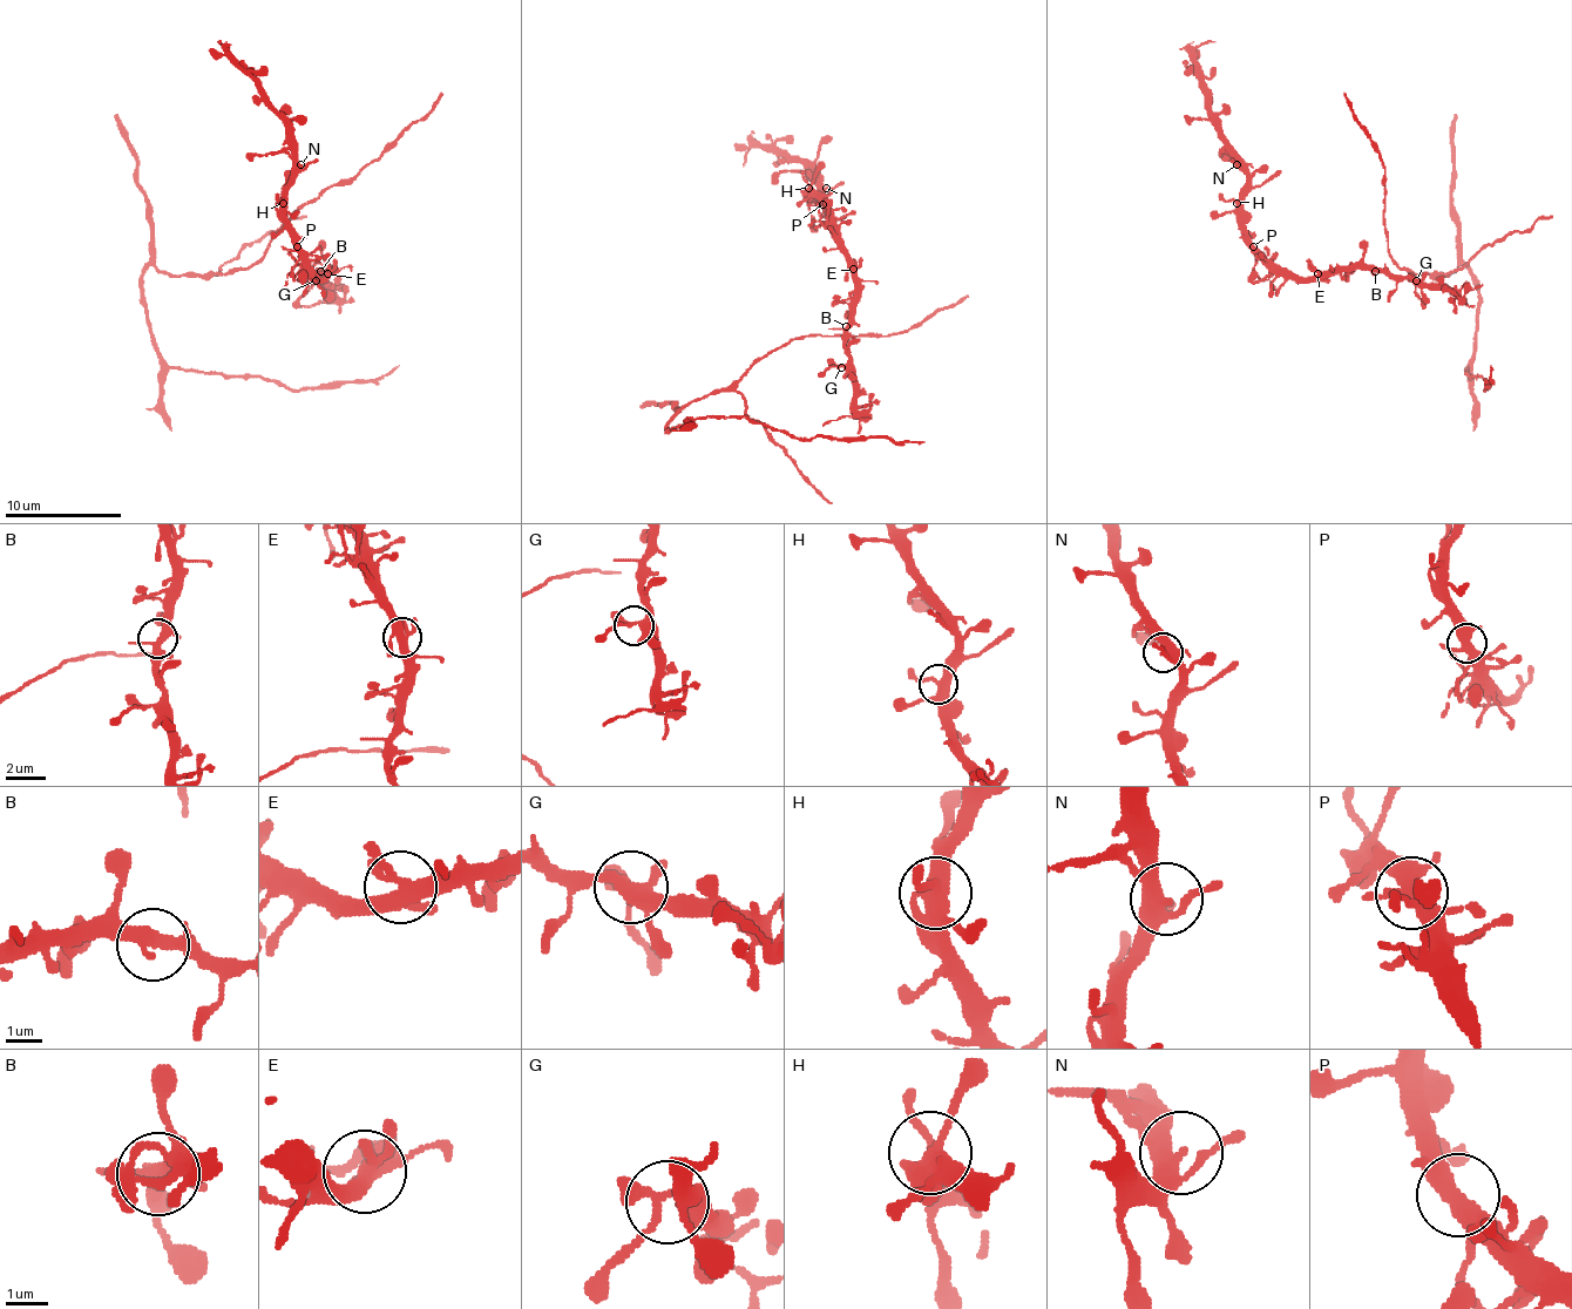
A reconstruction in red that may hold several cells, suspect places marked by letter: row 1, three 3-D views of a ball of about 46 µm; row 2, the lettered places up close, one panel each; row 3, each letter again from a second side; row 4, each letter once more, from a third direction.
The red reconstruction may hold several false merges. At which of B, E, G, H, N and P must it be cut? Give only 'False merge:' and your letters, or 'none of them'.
False merge: none of them

